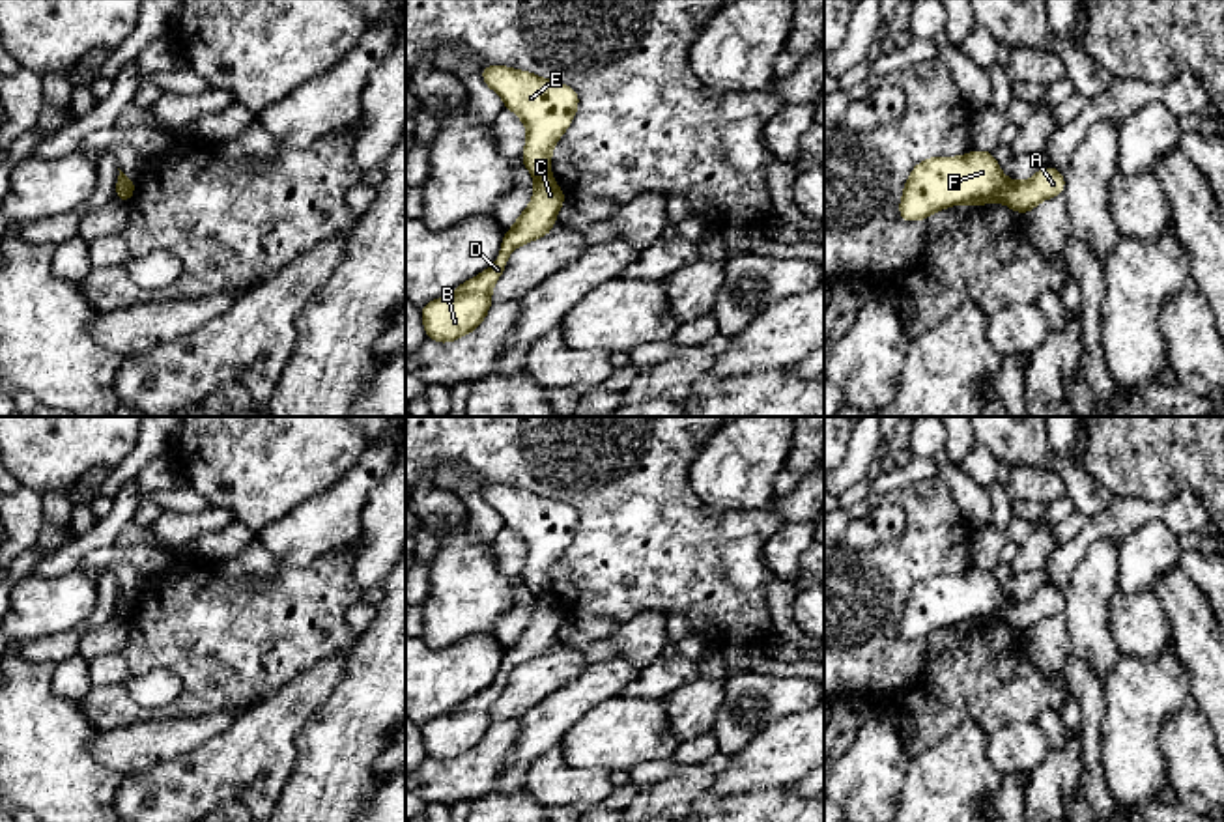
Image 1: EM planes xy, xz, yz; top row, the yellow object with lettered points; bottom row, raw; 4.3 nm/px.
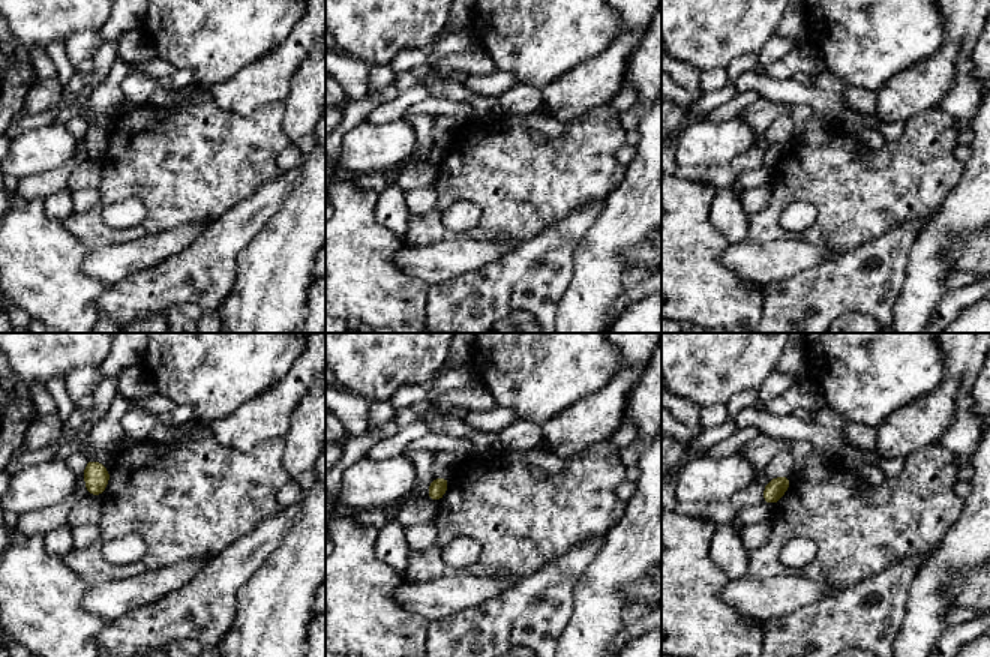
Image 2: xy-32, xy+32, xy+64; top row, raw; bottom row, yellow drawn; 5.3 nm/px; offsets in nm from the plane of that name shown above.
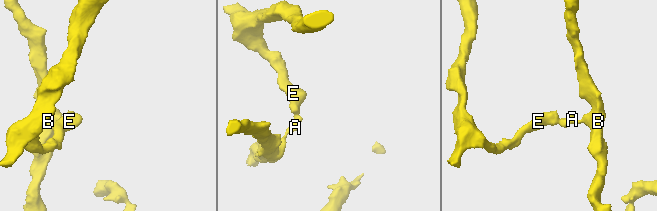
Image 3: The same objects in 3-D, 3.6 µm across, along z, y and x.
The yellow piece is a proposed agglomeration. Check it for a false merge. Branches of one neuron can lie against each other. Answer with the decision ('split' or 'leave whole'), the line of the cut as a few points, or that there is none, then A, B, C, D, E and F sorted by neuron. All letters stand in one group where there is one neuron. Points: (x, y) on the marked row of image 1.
split; cut in xy along (133, 182), (116, 197); A B C D / E F

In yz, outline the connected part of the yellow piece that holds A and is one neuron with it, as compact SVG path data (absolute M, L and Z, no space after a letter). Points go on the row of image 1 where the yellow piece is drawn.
M1046 164L1024 183L1005 179L1000 202L1003 202L1013 211L1028 215L1039 202L1060 196L1063 191L1063 174Z

